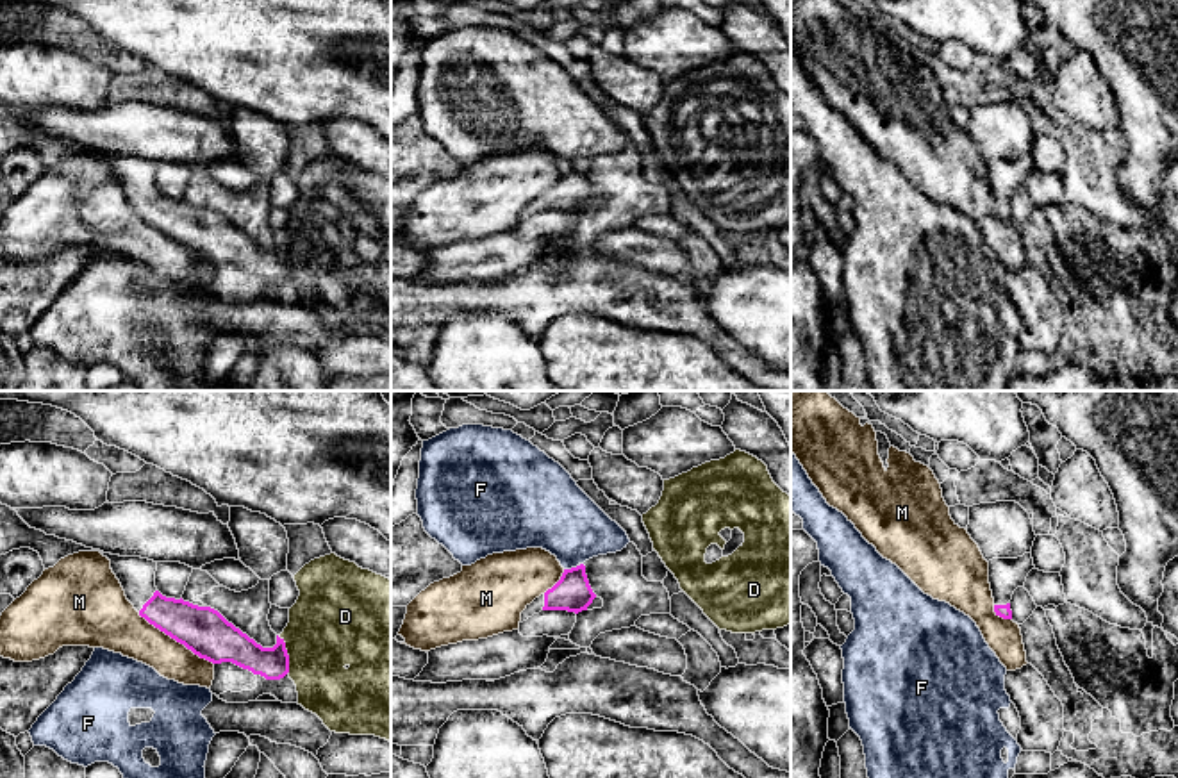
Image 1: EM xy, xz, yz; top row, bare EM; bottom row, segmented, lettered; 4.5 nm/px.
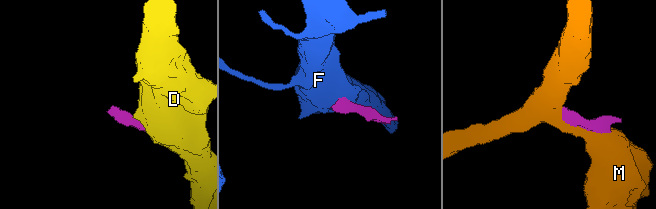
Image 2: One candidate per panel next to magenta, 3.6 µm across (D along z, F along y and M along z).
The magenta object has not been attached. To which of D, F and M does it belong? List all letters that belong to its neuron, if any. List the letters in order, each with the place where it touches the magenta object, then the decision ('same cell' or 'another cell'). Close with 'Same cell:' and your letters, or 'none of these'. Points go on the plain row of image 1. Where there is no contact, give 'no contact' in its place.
D: meets magenta in xy at (286, 254); another cell
F: meets magenta in xz at (572, 168); another cell
M: meets magenta in xy at (175, 240); another cell
Same cell: none of these

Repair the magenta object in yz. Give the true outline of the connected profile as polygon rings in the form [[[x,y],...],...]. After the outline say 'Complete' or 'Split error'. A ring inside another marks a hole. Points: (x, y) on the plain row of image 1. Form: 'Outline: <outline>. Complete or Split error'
Outline: [[[1025,153],[1017,159],[989,161],[989,184],[994,198],[996,216],[1012,219],[1012,194],[1017,187],[1025,187],[1026,177],[1033,168],[1032,153]]]. Split error

